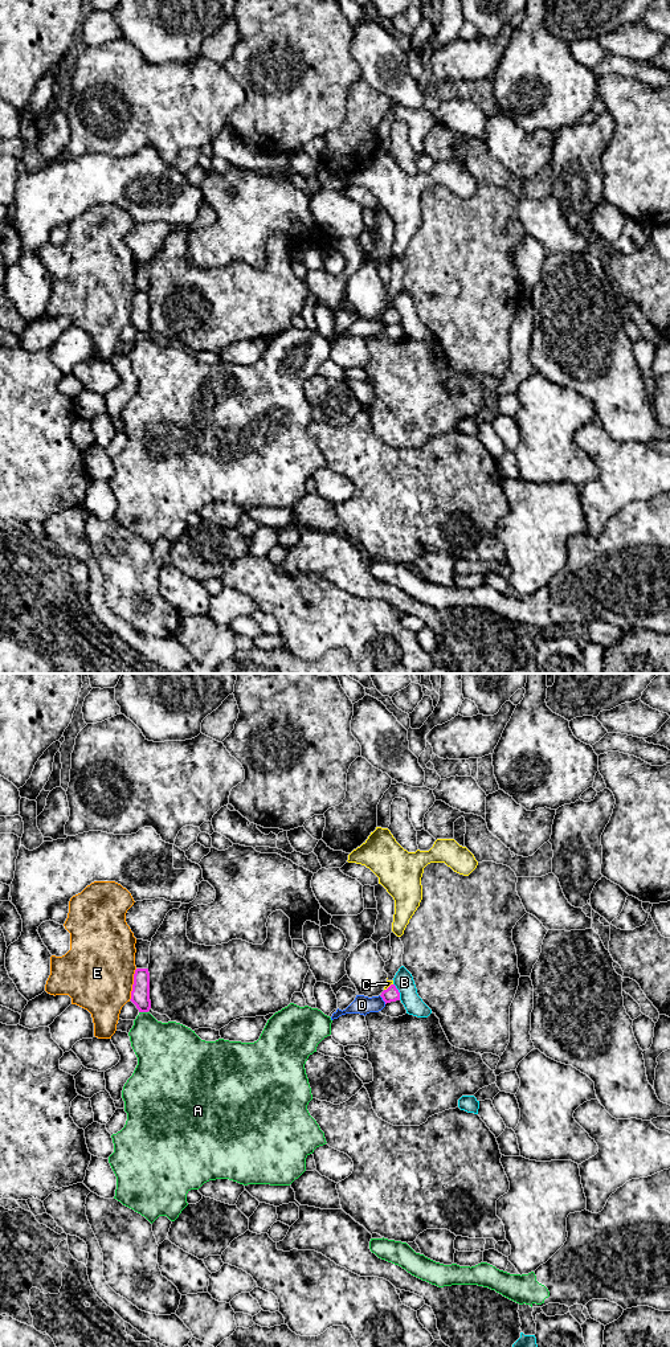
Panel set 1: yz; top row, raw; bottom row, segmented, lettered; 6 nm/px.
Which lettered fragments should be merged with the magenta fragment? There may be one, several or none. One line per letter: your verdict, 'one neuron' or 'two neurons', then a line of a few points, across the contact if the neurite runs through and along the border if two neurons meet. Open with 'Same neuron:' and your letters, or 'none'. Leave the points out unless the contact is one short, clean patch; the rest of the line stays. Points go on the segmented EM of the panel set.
Same neuron: none
A: two neurons
B: two neurons
C: two neurons
D: two neurons | yz (379, 995), (385, 1003)
E: two neurons

